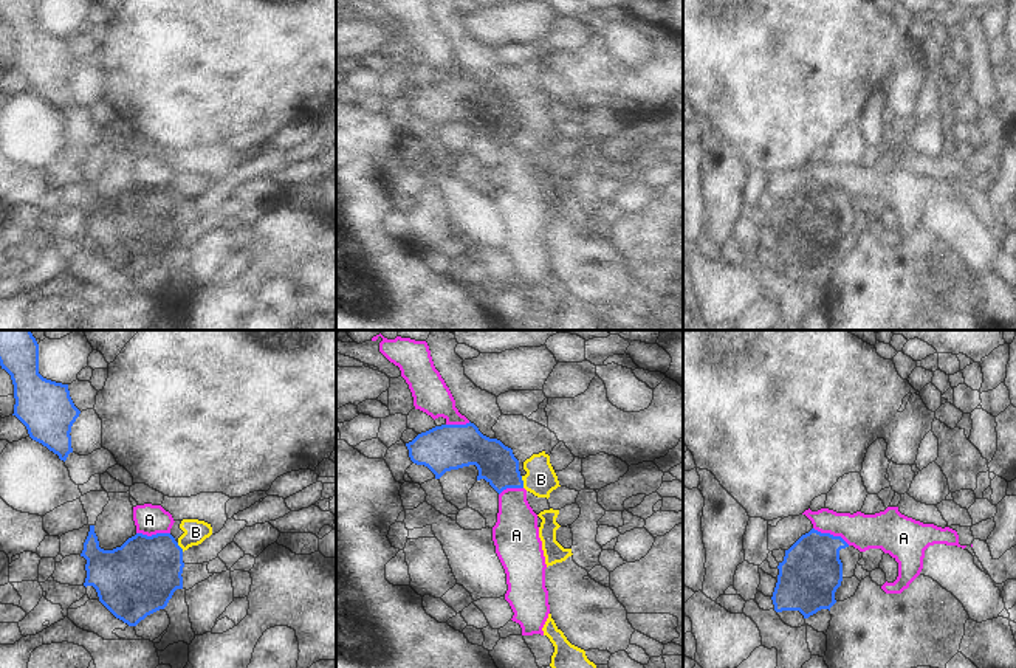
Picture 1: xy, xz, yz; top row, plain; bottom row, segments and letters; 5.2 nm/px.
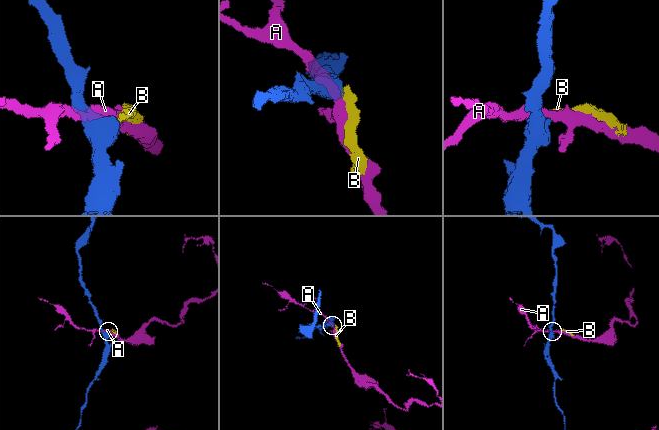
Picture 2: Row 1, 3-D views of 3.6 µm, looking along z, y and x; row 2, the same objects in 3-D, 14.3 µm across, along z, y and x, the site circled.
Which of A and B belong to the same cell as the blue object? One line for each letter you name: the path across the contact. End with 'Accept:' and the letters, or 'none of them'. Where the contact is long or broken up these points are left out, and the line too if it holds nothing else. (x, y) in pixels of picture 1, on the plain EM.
Accept: none of them.

